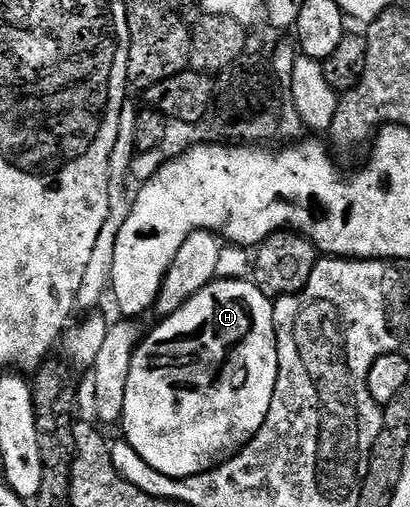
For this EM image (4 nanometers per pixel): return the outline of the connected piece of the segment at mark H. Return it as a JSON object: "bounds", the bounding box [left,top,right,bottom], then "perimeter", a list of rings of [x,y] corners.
{"bounds":[121,279,279,477],"perimeter":[[[216,279],[206,285],[193,299],[186,301],[176,313],[168,313],[162,318],[163,322],[140,340],[135,349],[133,363],[129,367],[129,383],[125,391],[125,407],[121,418],[123,425],[122,436],[131,444],[133,451],[141,455],[141,459],[150,469],[155,469],[166,477],[195,477],[198,473],[205,473],[235,456],[244,445],[251,442],[252,437],[269,415],[269,407],[273,403],[273,391],[277,387],[279,374],[279,356],[277,355],[277,335],[275,334],[275,307],[272,298],[265,296],[255,286],[254,280],[220,280]]]}

